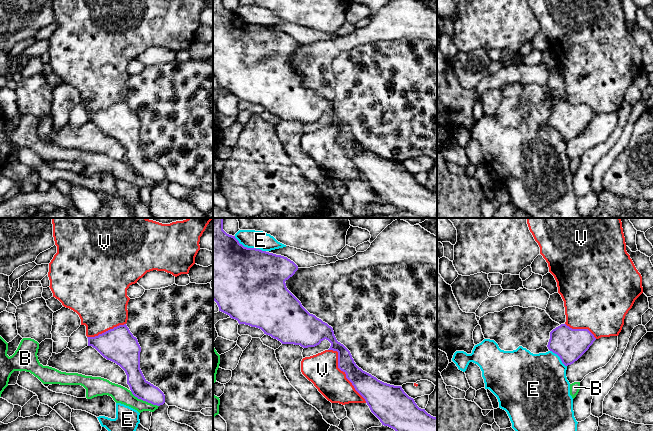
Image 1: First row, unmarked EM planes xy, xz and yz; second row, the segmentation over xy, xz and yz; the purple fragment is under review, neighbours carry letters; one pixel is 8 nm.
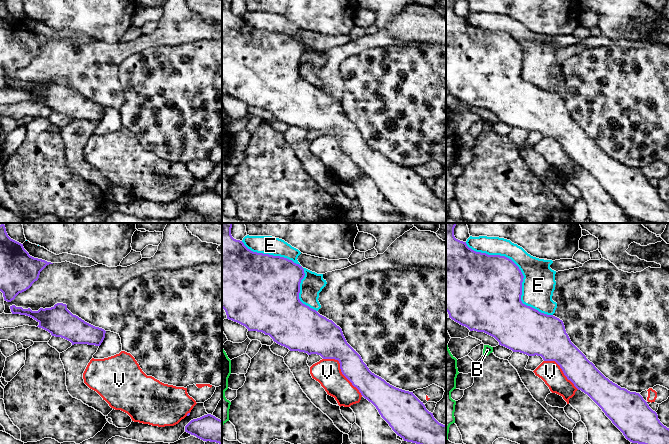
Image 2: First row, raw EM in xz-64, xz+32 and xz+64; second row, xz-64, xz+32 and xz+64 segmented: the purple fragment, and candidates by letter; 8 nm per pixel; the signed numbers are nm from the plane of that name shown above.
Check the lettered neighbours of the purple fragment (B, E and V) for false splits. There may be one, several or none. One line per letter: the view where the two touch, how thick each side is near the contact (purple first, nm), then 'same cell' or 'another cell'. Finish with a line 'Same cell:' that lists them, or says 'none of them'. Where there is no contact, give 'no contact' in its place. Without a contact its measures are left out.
B: xy | 160/140 nm | another cell
E: xz | 500/140 nm | another cell
V: xz | 190/260 nm | another cell
Same cell: none of them

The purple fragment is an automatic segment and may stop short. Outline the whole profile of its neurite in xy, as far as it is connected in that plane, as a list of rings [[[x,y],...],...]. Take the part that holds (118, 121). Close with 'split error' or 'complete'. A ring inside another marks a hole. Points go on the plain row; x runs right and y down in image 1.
[[[126,100],[87,114],[88,122],[125,147],[127,160],[135,173],[157,182],[165,179],[164,169],[148,158],[140,145],[141,123]]]; complete

